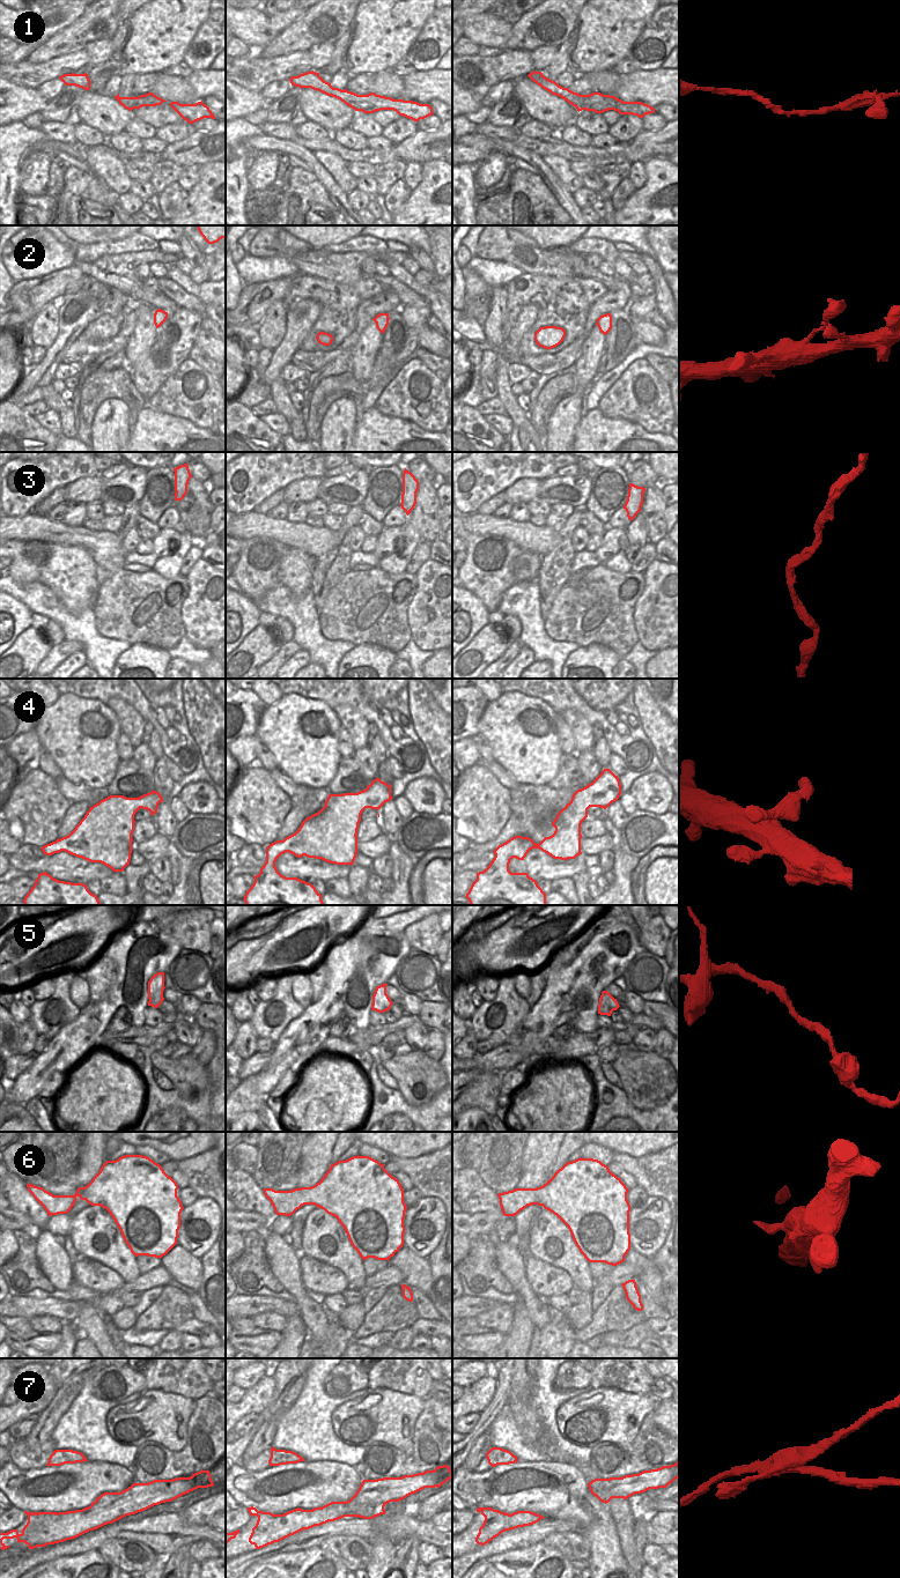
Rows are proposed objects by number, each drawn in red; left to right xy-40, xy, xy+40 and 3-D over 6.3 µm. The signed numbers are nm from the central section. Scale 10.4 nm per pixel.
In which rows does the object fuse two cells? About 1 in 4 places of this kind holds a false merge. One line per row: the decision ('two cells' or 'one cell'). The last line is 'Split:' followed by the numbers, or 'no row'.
1: one cell
2: one cell
3: one cell
4: one cell
5: one cell
6: one cell
7: two cells
Split: 7

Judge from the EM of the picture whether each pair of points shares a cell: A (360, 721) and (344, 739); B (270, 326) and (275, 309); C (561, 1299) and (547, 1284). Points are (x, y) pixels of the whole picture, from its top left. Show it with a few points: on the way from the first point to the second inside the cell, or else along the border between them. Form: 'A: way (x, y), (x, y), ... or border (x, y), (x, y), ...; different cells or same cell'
A: border (342, 726), (351, 739), (354, 750); different cells
B: way (273, 321), (273, 313); same cell
C: border (566, 1293), (551, 1295), (547, 1298); different cells

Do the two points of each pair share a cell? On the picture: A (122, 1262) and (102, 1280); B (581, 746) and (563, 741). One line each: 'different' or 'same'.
A: different
B: different

